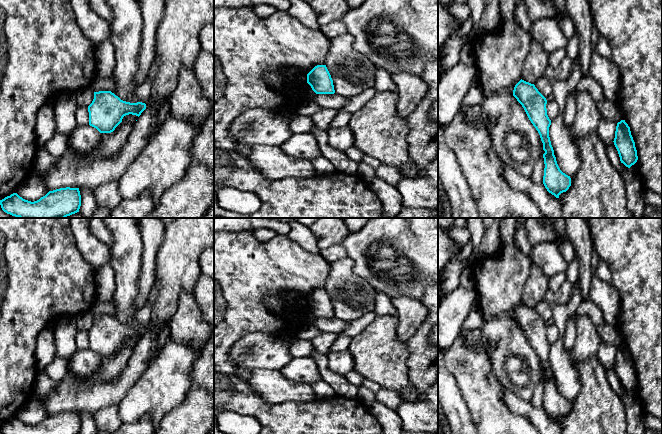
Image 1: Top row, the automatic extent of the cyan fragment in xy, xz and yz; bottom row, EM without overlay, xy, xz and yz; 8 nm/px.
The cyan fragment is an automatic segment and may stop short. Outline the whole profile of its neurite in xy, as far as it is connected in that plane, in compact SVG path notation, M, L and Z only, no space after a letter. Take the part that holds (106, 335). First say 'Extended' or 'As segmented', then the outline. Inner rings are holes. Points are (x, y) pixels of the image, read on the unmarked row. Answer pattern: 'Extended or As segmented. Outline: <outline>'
As segmented. Outline: M111 315L94 316L94 323L88 330L89 349L100 357L111 357L124 340L132 338L139 341L145 333L145 327L123 325Z

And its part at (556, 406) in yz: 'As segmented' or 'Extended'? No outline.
As segmented

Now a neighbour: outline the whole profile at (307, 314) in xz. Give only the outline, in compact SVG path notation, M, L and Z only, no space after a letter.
M308 307L304 309L302 318L307 321L308 326L313 326L316 320L316 317L312 314L311 310Z

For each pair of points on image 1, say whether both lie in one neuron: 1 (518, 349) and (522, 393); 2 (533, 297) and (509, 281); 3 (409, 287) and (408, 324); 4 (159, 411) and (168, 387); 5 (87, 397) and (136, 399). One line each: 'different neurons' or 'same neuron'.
1: same neuron
2: different neurons
3: different neurons
4: same neuron
5: different neurons

